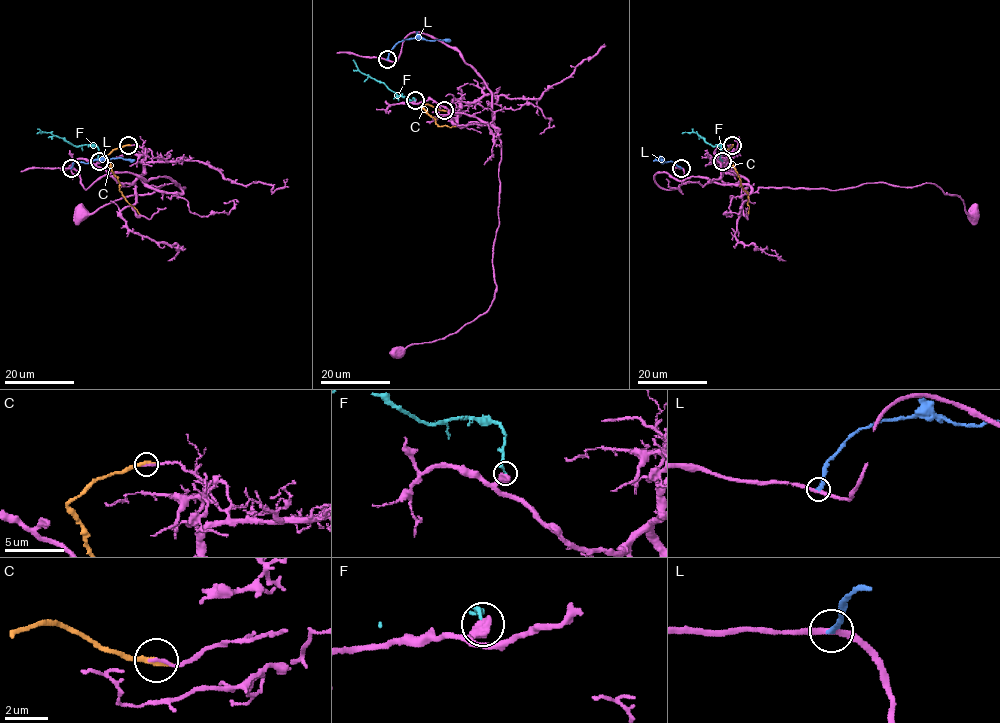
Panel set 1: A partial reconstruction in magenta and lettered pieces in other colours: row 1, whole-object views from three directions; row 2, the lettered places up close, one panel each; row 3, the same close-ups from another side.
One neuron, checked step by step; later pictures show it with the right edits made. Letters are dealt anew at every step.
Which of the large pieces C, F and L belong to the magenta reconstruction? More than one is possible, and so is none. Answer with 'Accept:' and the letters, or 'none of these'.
Accept: none of these

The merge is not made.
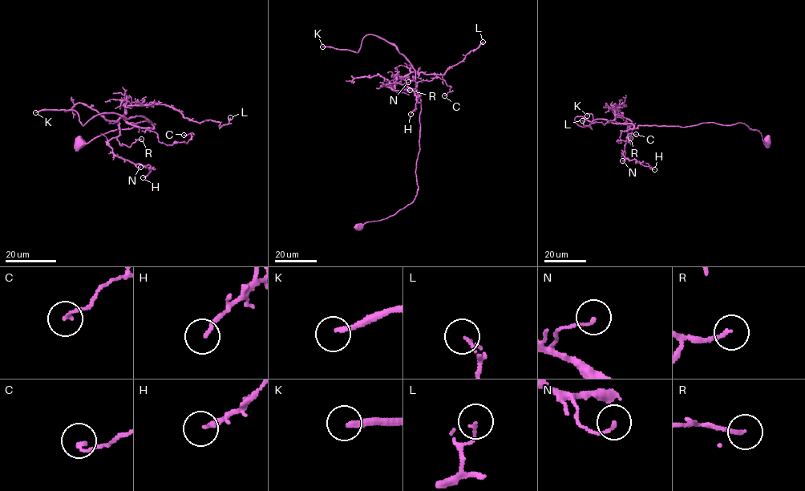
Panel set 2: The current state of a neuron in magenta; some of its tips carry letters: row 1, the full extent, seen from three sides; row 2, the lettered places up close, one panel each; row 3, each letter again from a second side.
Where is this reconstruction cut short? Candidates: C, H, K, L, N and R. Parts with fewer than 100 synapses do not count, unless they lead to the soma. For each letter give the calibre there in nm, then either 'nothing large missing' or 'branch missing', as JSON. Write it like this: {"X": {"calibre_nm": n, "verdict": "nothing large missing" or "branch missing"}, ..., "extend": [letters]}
{"C": {"calibre_nm": 140, "verdict": "nothing large missing"}, "H": {"calibre_nm": 170, "verdict": "nothing large missing"}, "K": {"calibre_nm": 200, "verdict": "branch missing"}, "L": {"calibre_nm": 110, "verdict": "nothing large missing"}, "N": {"calibre_nm": 130, "verdict": "nothing large missing"}, "R": {"calibre_nm": 160, "verdict": "nothing large missing"}, "extend": ["K"]}

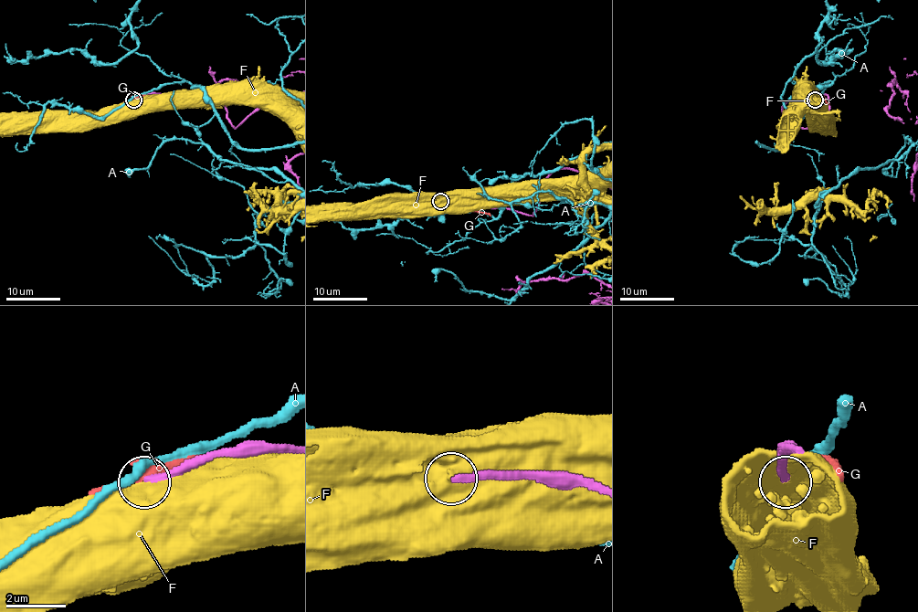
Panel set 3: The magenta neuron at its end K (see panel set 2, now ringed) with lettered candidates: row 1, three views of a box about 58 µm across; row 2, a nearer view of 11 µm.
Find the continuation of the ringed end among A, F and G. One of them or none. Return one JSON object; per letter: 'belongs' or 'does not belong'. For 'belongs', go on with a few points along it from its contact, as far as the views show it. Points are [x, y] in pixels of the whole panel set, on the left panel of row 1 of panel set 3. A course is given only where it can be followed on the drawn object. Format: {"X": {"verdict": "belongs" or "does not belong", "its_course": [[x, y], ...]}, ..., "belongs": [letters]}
{"A": {"verdict": "does not belong"}, "F": {"verdict": "does not belong"}, "G": {"verdict": "does not belong"}, "belongs": []}

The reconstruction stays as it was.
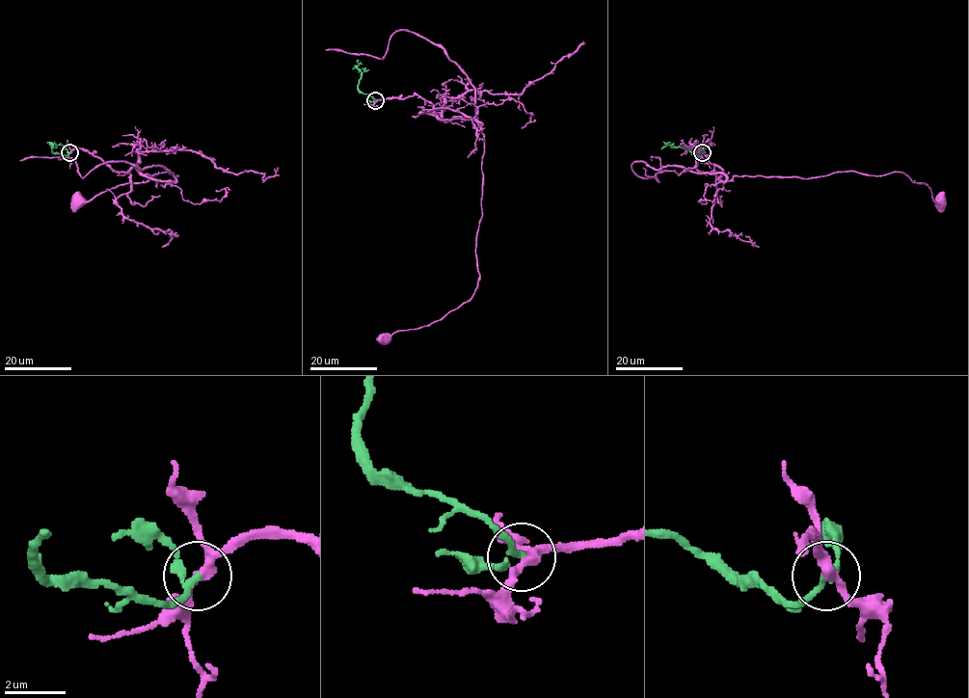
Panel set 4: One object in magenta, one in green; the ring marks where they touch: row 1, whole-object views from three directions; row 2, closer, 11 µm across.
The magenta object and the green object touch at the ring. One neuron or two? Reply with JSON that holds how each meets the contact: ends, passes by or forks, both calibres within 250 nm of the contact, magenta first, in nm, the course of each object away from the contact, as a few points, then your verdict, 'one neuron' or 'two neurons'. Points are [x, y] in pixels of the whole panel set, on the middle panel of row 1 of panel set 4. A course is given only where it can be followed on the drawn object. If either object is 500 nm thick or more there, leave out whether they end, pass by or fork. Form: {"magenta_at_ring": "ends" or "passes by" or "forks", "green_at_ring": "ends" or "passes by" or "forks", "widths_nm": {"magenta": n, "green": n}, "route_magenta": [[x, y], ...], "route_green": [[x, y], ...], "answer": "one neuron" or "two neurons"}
{"magenta_at_ring": "forks", "green_at_ring": "passes by", "widths_nm": {"magenta": 240, "green": 170}, "route_magenta": [[375, 100], [417, 94], [444, 120], [474, 120], [484, 139], [474, 293], [441, 319], [383, 335], [384, 338]], "route_green": [[375, 100], [358, 89], [361, 77], [358, 60]], "answer": "one neuron"}

